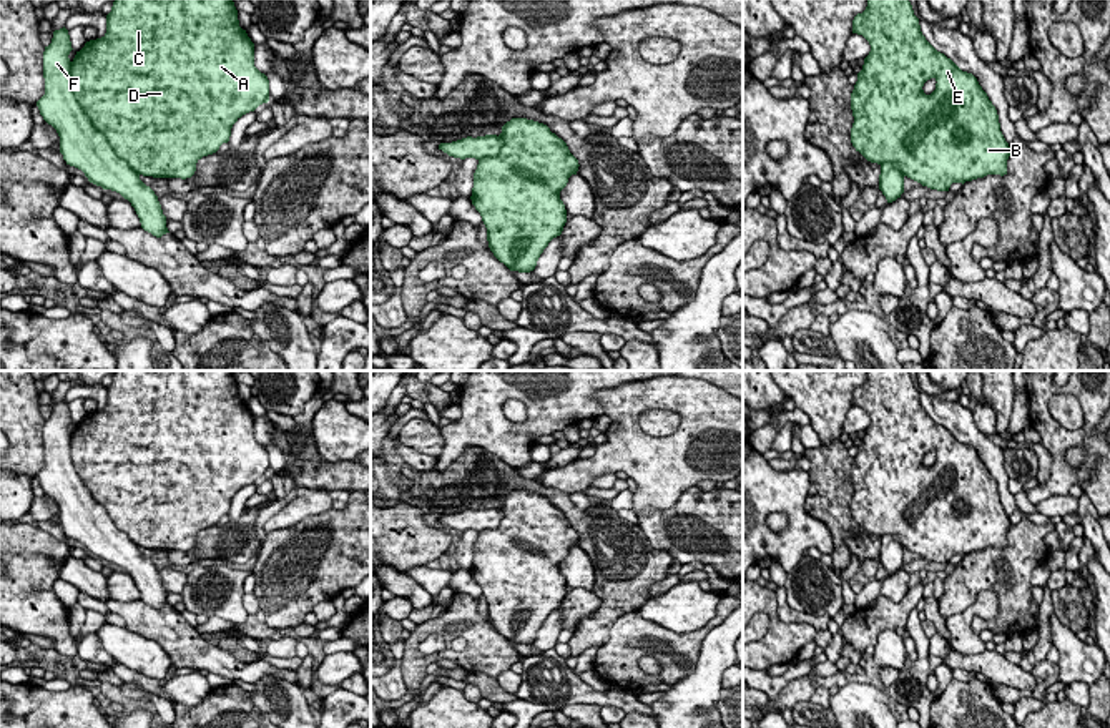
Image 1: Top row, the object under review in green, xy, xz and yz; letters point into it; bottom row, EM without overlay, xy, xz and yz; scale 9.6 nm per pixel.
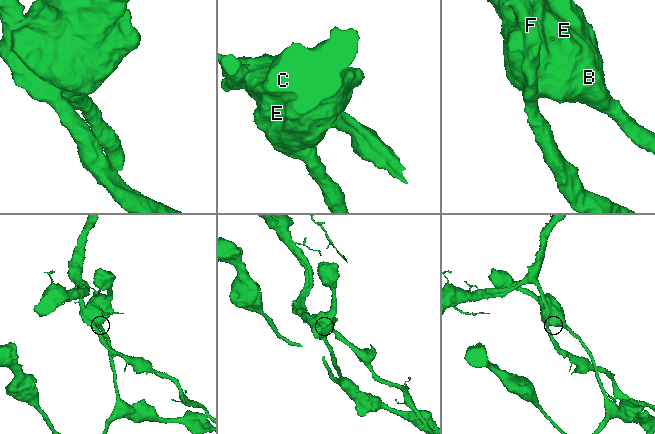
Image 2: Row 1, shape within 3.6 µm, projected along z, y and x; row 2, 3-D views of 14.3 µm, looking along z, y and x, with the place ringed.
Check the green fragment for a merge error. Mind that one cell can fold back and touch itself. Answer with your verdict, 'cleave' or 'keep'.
cleave

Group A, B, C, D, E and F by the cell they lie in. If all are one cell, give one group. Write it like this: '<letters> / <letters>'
A B C D E / F

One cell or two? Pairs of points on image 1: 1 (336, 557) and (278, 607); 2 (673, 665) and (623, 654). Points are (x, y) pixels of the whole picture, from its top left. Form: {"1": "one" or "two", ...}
{"1": "one", "2": "one"}

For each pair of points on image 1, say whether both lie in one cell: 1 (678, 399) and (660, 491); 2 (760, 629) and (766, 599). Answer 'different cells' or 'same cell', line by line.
1: same cell
2: different cells

